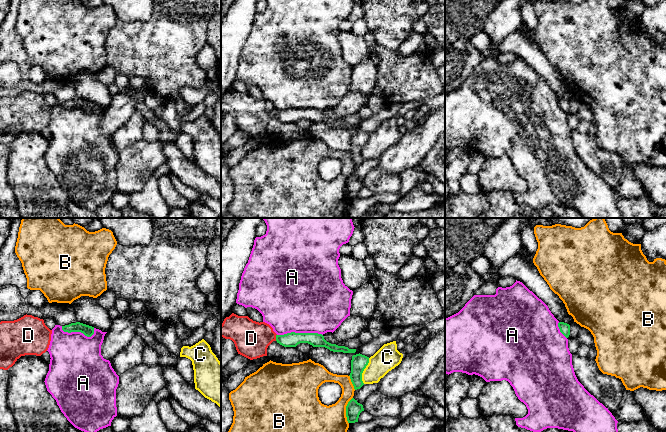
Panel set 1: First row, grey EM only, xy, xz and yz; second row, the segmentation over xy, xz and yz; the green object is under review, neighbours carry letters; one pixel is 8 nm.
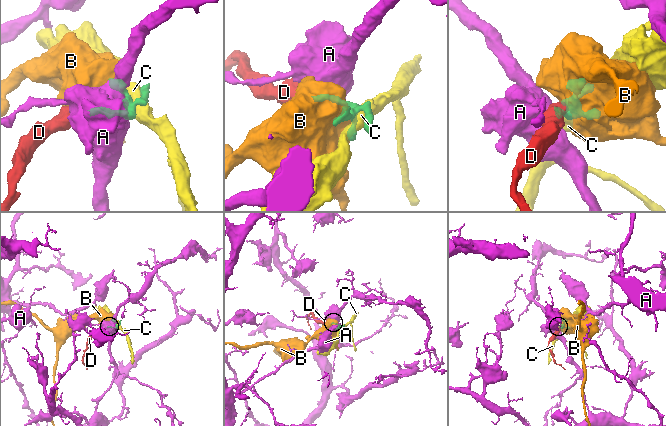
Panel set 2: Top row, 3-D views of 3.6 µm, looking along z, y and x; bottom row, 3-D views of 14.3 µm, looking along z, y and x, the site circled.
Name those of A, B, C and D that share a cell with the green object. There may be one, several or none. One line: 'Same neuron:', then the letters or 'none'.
Same neuron: D

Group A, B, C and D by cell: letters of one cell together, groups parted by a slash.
A / B / C / D

